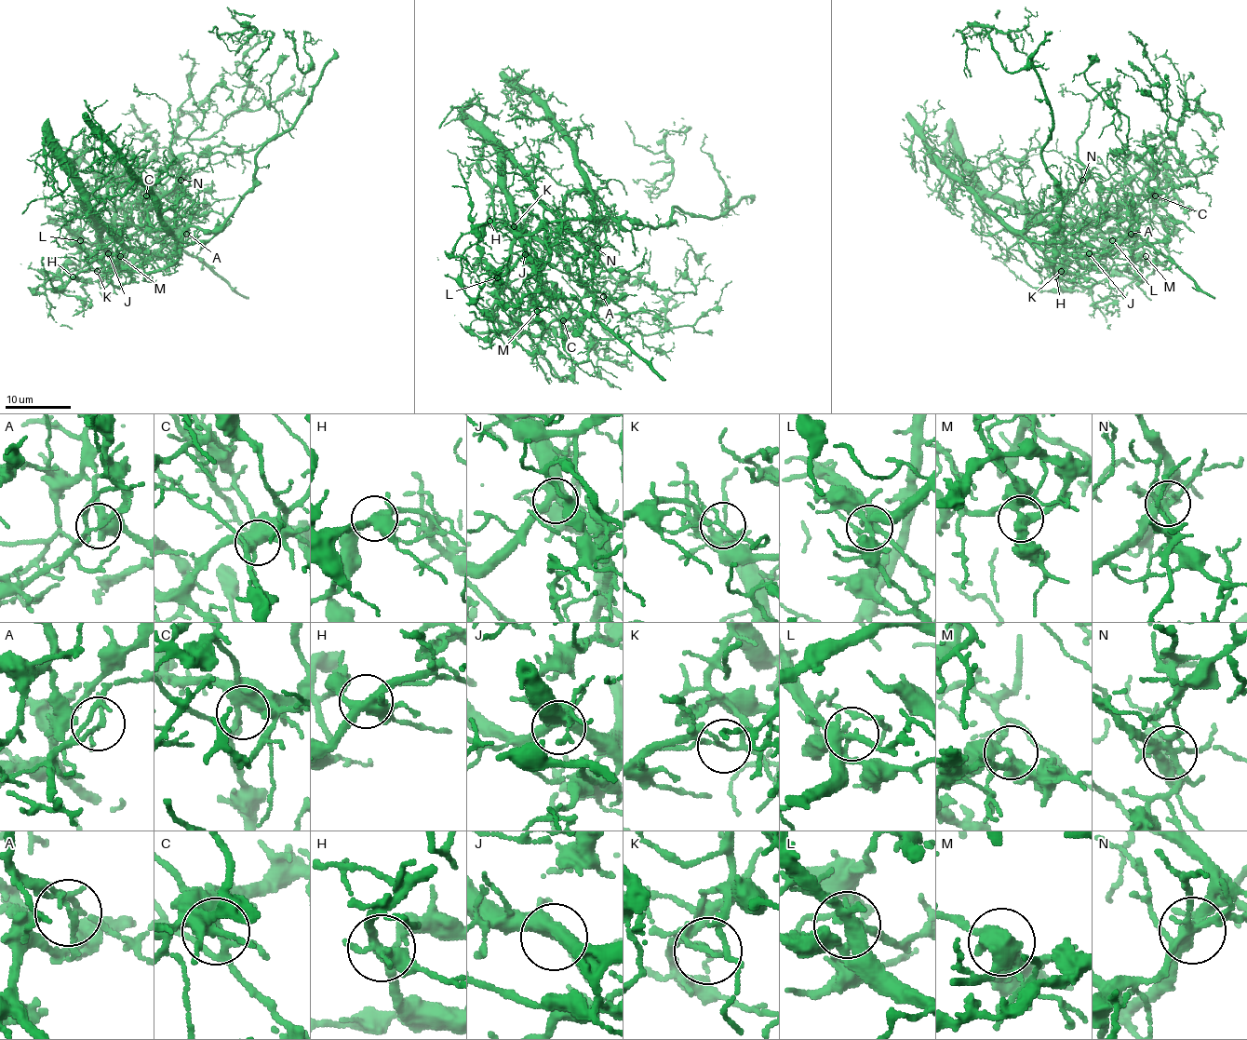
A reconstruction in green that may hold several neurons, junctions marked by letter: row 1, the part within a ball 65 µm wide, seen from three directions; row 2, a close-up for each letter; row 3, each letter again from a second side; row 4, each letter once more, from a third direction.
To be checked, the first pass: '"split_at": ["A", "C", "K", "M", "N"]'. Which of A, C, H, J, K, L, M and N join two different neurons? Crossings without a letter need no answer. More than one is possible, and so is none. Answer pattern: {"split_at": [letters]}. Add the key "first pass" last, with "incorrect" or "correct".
{"split_at": ["A", "H", "K", "M", "N"], "first pass": "incorrect"}

